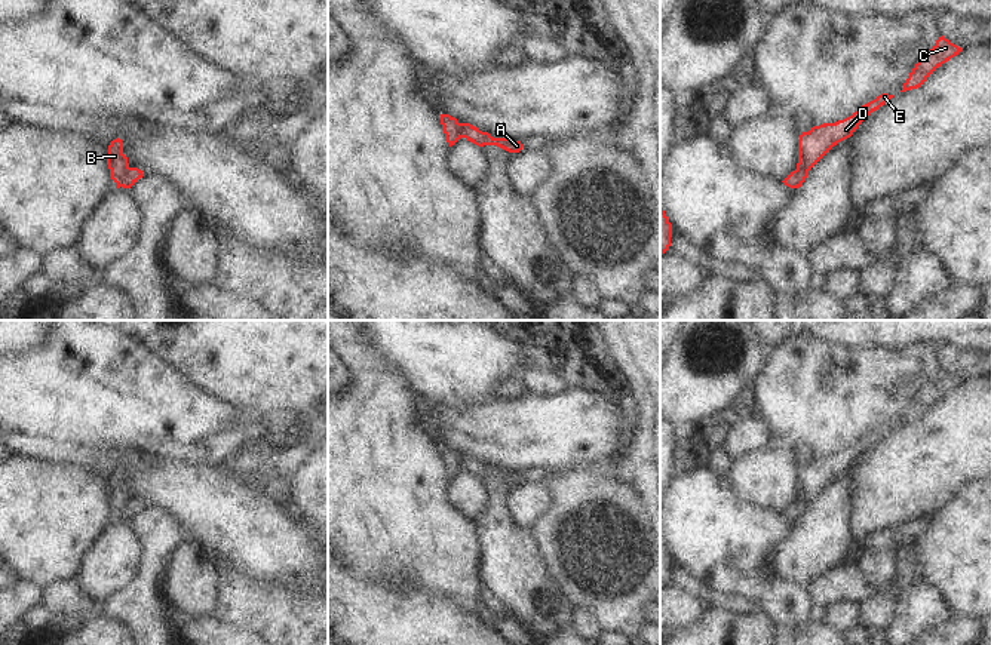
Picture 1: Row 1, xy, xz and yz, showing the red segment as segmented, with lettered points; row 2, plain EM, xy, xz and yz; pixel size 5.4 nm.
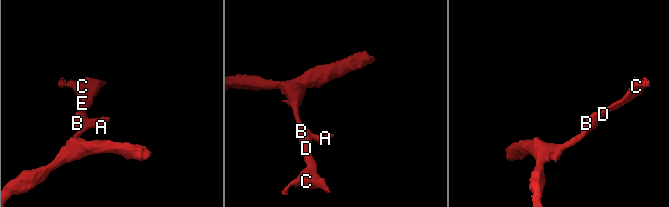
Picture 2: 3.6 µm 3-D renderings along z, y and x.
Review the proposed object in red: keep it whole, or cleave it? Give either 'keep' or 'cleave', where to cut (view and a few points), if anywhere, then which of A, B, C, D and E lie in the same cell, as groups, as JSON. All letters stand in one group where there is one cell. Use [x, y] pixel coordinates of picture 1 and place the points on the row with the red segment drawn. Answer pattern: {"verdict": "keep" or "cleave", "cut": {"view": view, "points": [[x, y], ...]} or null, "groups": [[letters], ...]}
{"verdict": "cleave", "cut": {"view": "xy", "points": [[128, 166], [116, 183]]}, "groups": [["A"], ["B", "C", "D", "E"]]}

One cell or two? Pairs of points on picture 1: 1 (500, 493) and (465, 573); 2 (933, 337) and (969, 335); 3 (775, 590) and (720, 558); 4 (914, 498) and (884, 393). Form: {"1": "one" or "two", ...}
{"1": "two", "2": "one", "3": "one", "4": "two"}

